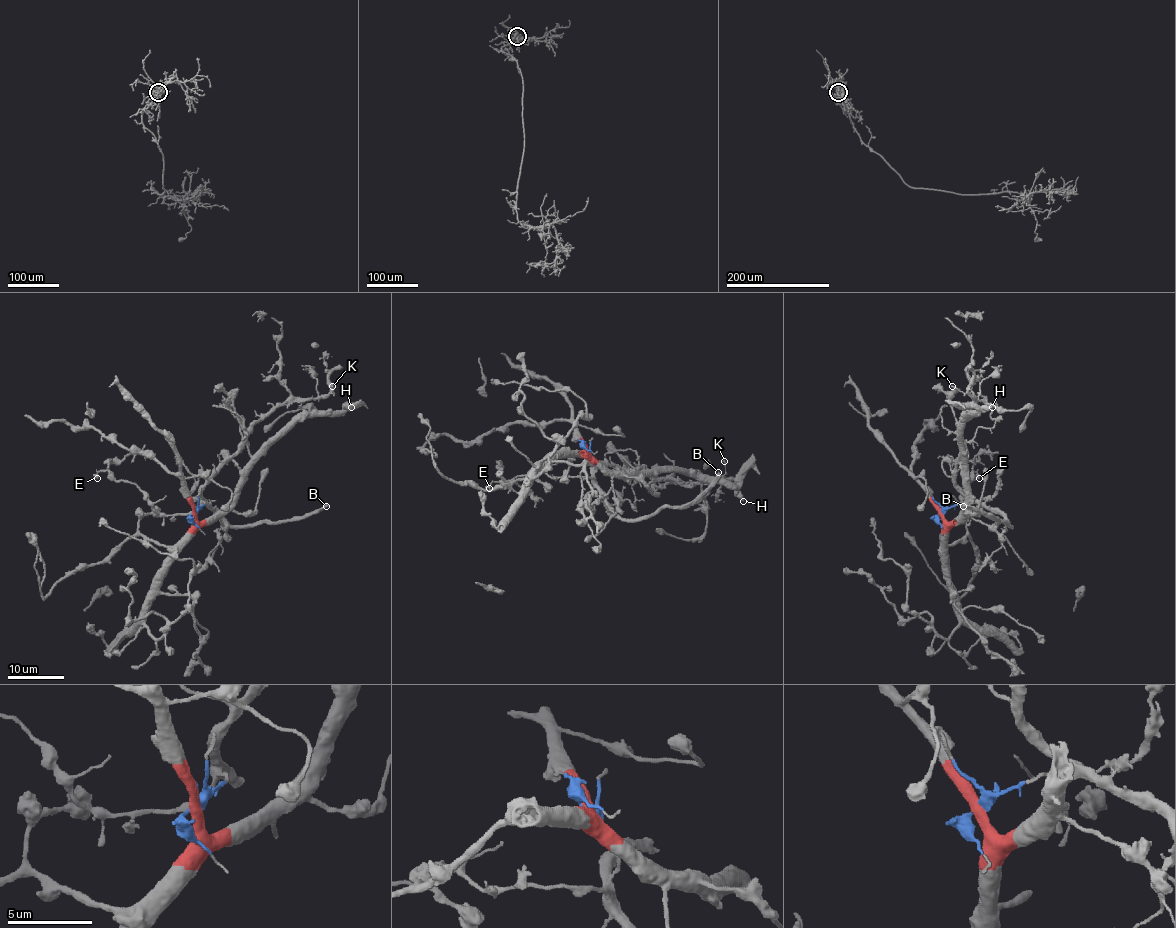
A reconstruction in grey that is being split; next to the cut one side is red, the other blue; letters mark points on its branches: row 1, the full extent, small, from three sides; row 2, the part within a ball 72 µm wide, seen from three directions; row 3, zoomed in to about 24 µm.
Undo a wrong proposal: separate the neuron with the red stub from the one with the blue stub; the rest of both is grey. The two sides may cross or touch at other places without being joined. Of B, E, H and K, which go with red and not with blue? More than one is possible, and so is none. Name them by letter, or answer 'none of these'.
H

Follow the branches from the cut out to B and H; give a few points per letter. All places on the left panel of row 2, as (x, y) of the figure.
B: (194, 513), (202, 502), (232, 526), (254, 526), (296, 520), (326, 506)
H: (194, 513), (199, 521), (208, 521), (243, 484), (248, 468), (296, 423), (305, 418), (340, 415), (351, 406)

